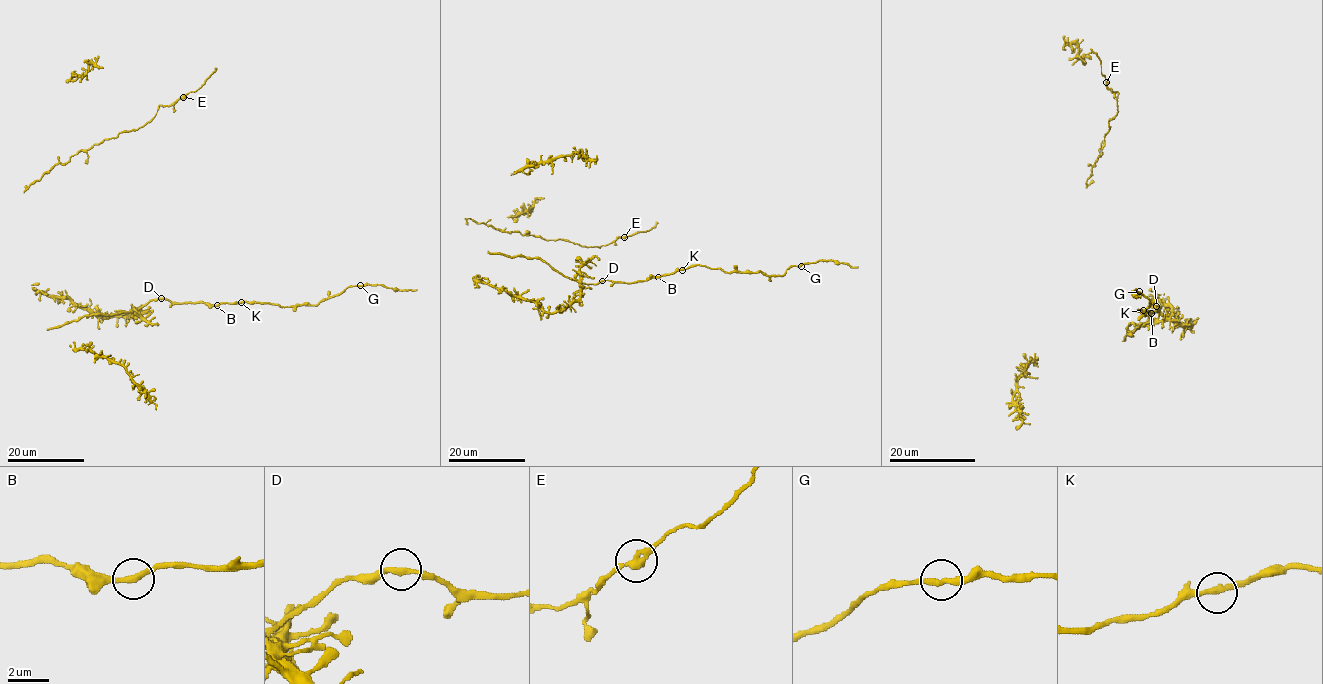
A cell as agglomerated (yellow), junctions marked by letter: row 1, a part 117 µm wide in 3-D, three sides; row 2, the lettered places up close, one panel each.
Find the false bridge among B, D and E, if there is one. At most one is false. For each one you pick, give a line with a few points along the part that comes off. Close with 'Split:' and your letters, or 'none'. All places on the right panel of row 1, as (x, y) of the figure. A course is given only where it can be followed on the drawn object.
B: course (1150, 313), (1137, 310), (1146, 315), (1149, 300), (1132, 290), (1135, 297), (1141, 296)
Split: B

